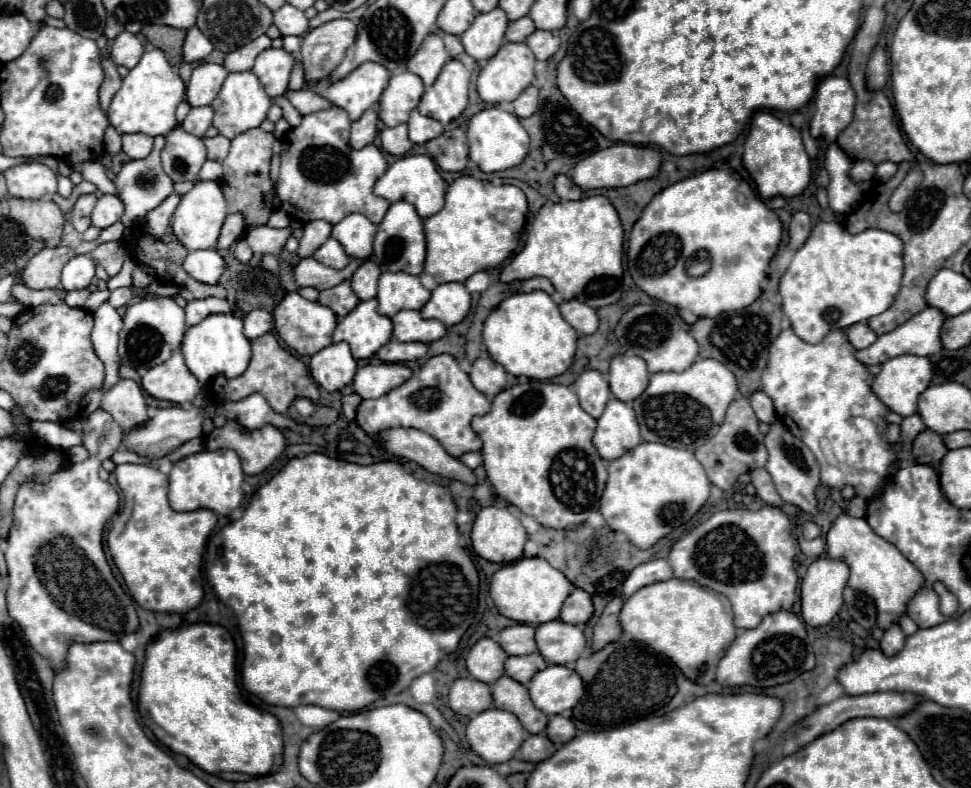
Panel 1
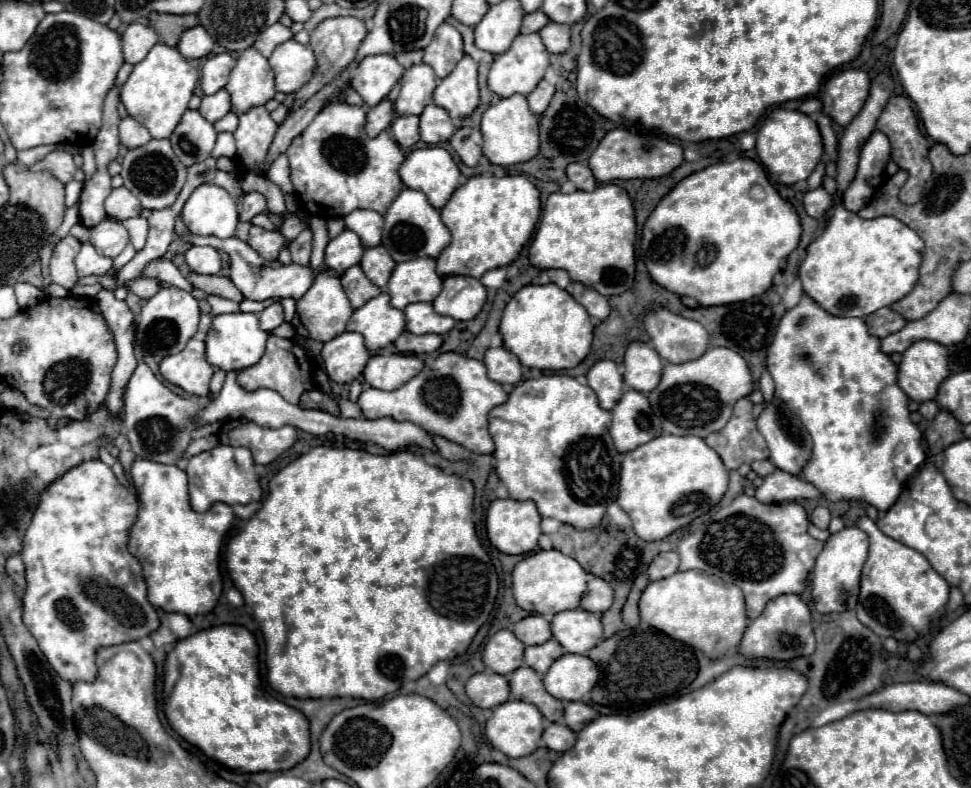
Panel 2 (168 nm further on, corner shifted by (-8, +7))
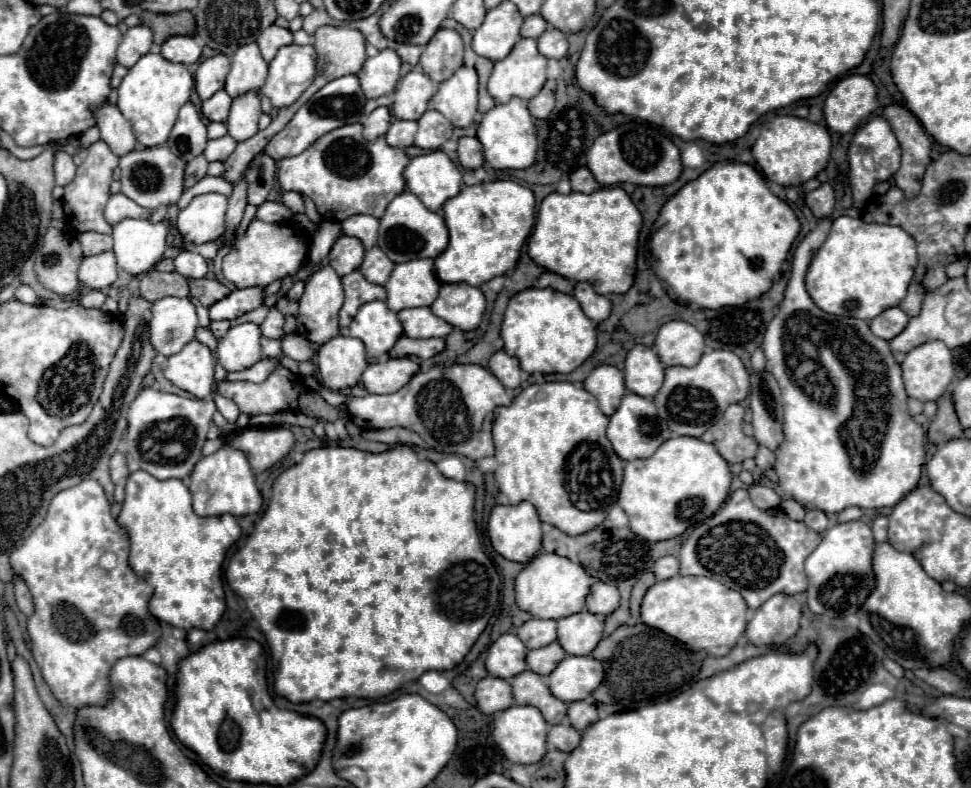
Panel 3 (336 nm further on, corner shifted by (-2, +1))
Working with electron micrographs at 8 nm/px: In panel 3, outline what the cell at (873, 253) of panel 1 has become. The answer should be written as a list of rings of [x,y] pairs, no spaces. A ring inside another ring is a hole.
[[[839,216],[833,220],[827,240],[809,264],[805,286],[813,302],[823,312],[871,320],[905,298],[915,264],[915,240],[903,228],[889,224],[867,224],[861,218]]]

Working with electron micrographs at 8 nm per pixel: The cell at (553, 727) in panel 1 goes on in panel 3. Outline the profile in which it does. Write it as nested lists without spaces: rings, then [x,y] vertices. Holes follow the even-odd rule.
[[[585,700],[571,702],[567,708],[567,718],[569,718],[569,724],[575,726],[575,730],[579,730],[579,732],[583,732],[587,726],[591,726],[593,722],[599,720],[595,704],[589,704]]]

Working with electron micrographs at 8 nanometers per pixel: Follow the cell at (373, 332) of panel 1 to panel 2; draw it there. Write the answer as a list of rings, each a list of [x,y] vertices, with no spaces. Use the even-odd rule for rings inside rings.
[[[383,292],[353,312],[347,330],[363,334],[365,346],[375,352],[397,340],[405,330],[405,316],[389,304],[389,294]]]

